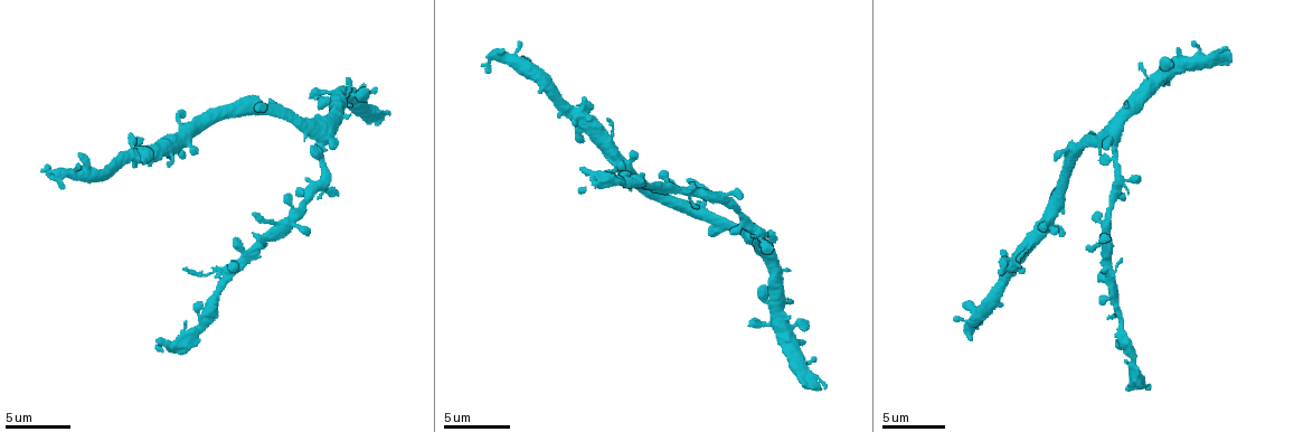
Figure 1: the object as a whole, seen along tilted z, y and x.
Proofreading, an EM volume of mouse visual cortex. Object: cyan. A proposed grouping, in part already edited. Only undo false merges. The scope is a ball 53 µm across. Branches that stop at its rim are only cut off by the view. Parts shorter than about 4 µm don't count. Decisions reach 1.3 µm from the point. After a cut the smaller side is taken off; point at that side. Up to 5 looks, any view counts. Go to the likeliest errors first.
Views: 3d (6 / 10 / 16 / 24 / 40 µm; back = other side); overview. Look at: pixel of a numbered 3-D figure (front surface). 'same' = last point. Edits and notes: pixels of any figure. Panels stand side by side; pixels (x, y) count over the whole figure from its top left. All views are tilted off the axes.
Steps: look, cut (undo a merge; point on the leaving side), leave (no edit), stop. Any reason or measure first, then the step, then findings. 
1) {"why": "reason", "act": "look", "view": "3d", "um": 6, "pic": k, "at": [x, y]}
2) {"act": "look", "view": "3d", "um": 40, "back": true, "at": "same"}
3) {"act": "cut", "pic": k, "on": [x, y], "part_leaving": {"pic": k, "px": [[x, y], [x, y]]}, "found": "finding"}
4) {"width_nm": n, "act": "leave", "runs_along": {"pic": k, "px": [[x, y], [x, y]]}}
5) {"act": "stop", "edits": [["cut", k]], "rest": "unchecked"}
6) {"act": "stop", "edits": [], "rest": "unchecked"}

{"act": "look", "view": "3d", "um": 10, "pic": 1, "at": [1114, 150]}

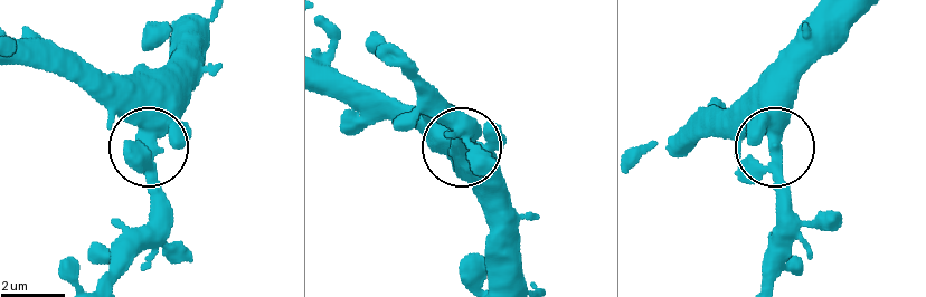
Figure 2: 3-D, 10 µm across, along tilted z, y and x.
{"width_nm": 470, "act": "leave", "found": "all the same neuron"}

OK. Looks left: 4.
{"act": "look", "view": "3d", "um": 10, "pic": 1, "at": [747, 217]}

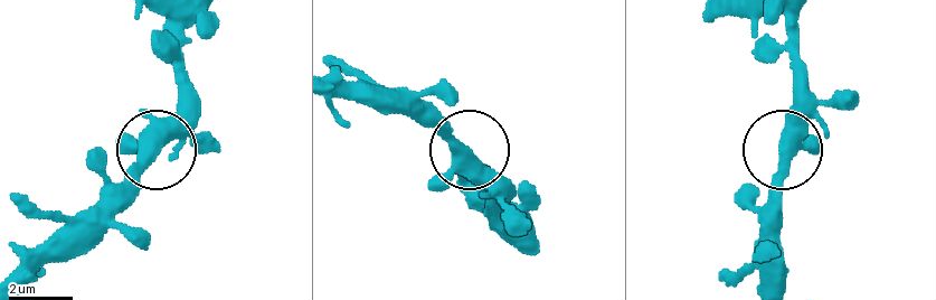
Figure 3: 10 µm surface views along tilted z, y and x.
{"act": "leave", "found": "continuous, no second neuron"}

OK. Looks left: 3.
{"why": "thin neck", "act": "look", "view": "3d", "um": 16, "pic": 1, "at": [220, 288]}

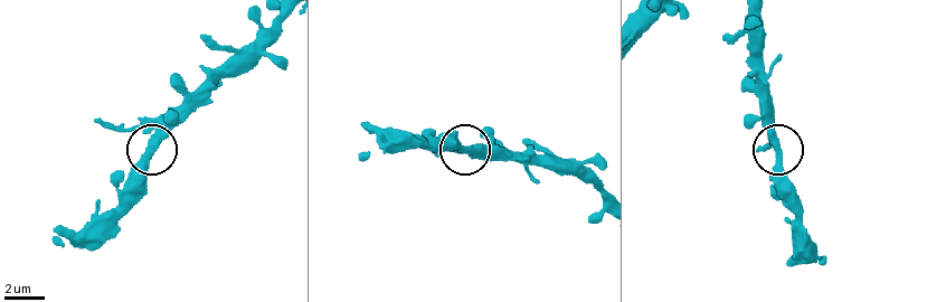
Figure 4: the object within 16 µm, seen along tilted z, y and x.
{"act": "look", "view": "3d", "um": 16, "back": true, "pic": 4, "at": [466, 151]}

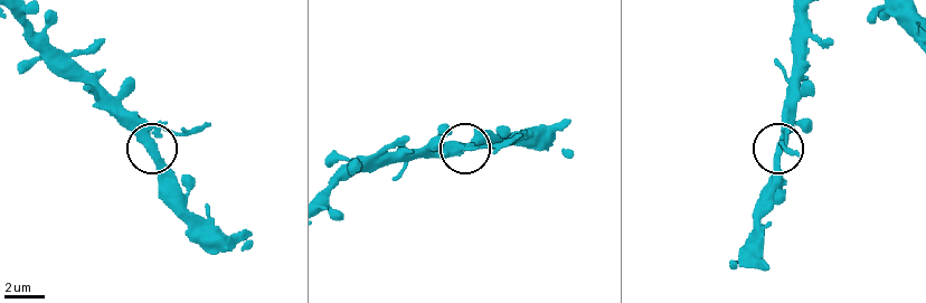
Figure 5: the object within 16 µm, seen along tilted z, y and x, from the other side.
{"act": "leave", "runs_along": {"pic": 5, "px": [[15, 18], [139, 128], [158, 160], [186, 187]]}, "found": "all the same neuron"}

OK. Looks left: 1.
{"act": "stop", "edits": [], "rest": "unchecked"}

